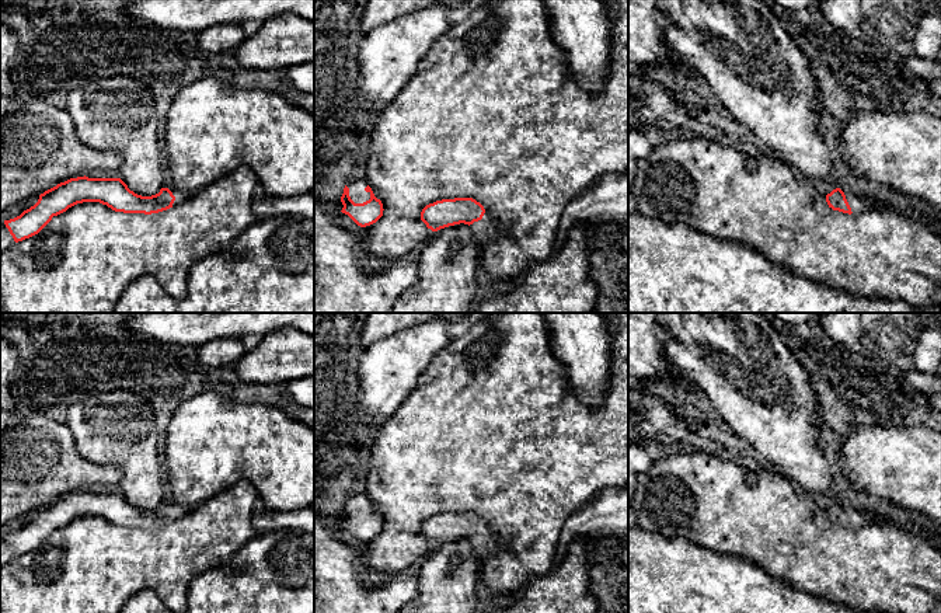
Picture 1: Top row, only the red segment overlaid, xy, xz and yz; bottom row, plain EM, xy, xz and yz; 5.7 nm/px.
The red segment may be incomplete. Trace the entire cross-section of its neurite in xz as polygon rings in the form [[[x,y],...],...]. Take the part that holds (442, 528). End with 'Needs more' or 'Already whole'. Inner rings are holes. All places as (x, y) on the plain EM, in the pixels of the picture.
[[[473,512],[442,513],[429,518],[422,523],[421,534],[432,546],[464,537],[470,540],[477,553],[499,551],[506,547]]]. Needs more

